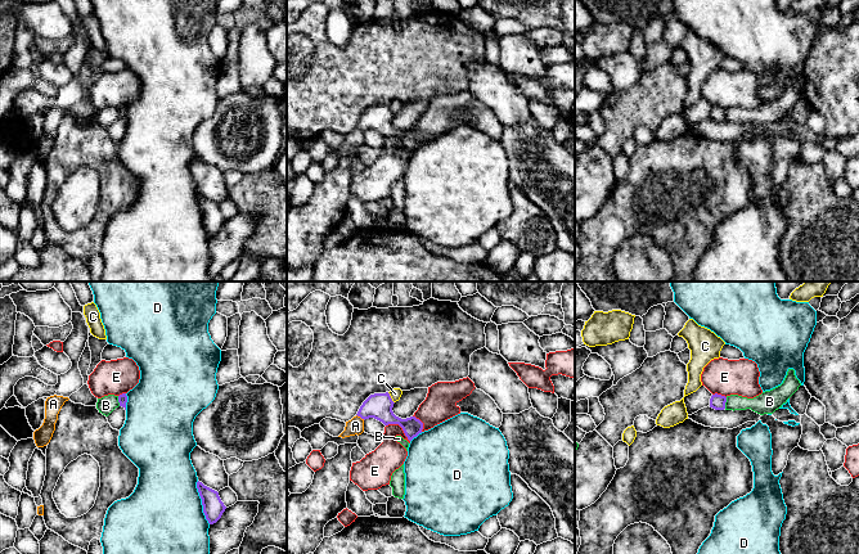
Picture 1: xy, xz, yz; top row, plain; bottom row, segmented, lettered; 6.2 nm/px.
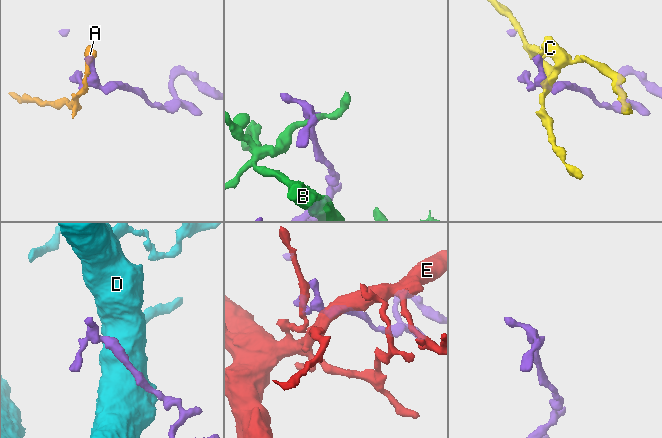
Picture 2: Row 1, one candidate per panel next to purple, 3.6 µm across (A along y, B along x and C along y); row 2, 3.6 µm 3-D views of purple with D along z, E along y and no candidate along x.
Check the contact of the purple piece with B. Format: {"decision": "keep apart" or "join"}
{"decision": "keep apart"}

